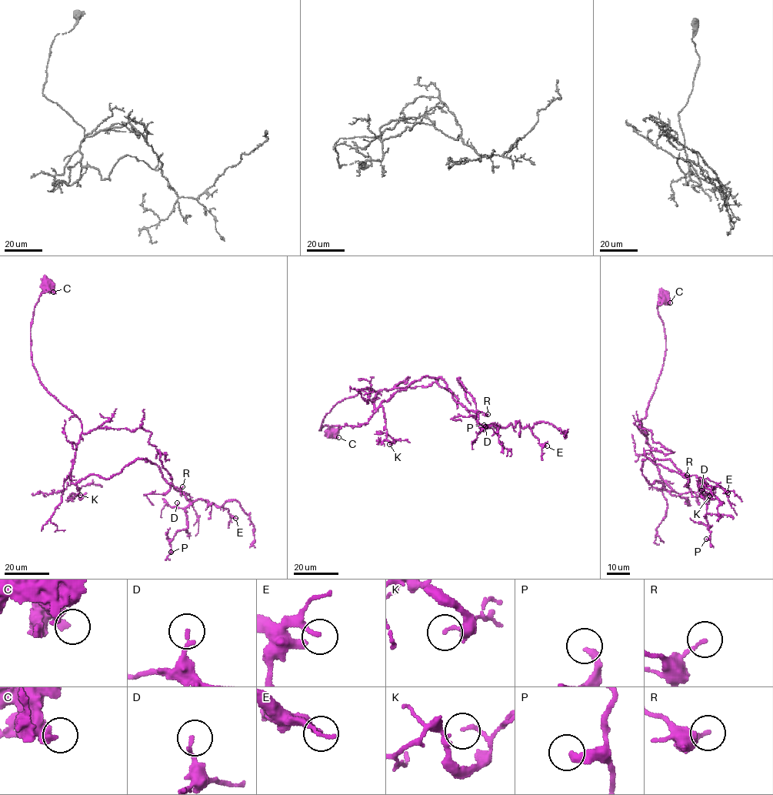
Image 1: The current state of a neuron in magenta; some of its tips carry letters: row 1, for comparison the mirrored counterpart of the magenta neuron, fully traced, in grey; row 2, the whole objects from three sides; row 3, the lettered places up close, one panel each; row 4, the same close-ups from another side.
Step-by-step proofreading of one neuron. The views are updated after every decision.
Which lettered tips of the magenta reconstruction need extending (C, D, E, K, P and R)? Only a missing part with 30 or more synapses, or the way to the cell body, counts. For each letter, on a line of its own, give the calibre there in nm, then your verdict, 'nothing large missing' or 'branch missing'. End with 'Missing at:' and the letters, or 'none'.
C: calibre 380 nm; nothing large missing
D: calibre 130 nm; nothing large missing
E: calibre 180 nm; nothing large missing
K: calibre 130 nm; nothing large missing
P: calibre 300 nm; nothing large missing
R: calibre 150 nm; nothing large missing
Missing at: none

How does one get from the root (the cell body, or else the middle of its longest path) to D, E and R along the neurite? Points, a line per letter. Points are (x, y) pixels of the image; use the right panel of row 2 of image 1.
D: (664, 296), (665, 355), (641, 422), (671, 490), (642, 472), (643, 460), (669, 459), (699, 478), (701, 490)
E: (664, 296), (665, 355), (641, 422), (671, 490), (642, 473), (643, 460), (669, 459), (699, 486), (728, 492)
R: (664, 296), (665, 355), (641, 422), (671, 490), (642, 472), (643, 460), (669, 459), (687, 475)

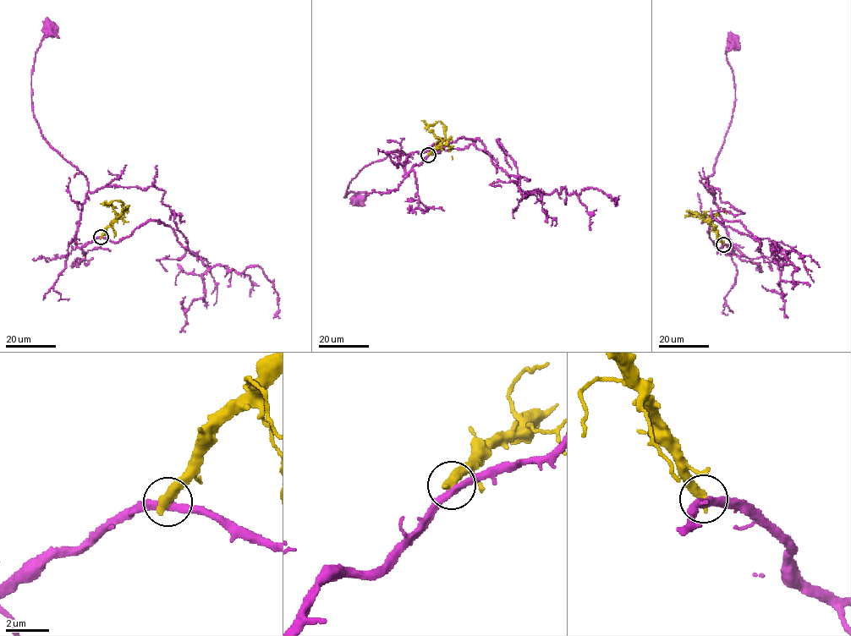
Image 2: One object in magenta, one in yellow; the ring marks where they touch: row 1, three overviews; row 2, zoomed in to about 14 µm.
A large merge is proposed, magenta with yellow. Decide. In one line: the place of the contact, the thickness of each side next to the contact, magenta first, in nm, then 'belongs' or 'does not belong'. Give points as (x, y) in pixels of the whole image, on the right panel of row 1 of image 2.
at (723, 244); 320 nm thick on the magenta side, 550 nm on the other; does not belong

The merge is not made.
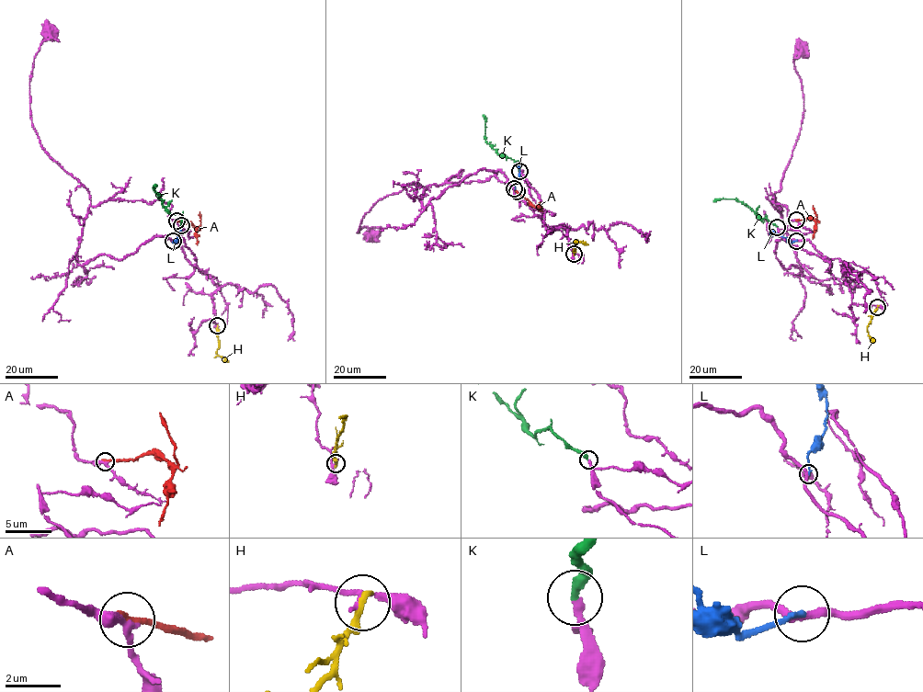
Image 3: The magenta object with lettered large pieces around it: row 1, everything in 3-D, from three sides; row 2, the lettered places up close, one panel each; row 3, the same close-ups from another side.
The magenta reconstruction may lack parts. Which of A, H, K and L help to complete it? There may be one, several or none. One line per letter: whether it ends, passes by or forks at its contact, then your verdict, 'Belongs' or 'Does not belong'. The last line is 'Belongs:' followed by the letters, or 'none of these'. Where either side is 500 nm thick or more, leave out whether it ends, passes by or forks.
A: It ends there. Does not belong
H: It ends there. Does not belong
K: It ends there. Belongs
L: It ends there. Does not belong
Belongs: K

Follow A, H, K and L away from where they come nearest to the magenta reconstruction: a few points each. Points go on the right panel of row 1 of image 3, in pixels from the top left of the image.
A: (797, 221), (812, 218), (816, 221), (813, 206)
H: (877, 307), (867, 327), (868, 335), (874, 341)
K: (777, 227), (766, 218), (761, 220), (753, 209), (734, 198), (712, 200)
L: (796, 241), (789, 242), (779, 234), (769, 233)

